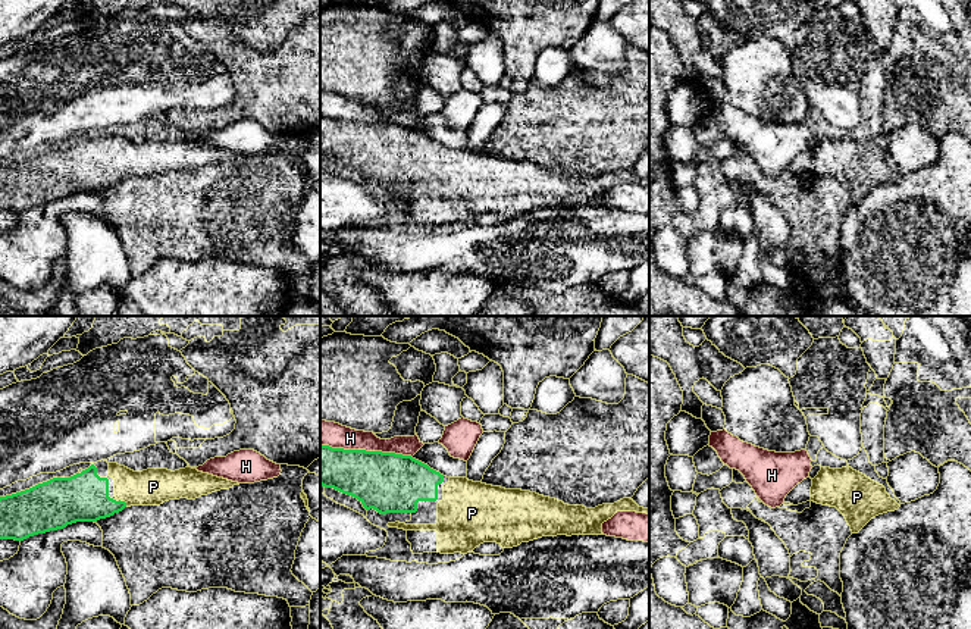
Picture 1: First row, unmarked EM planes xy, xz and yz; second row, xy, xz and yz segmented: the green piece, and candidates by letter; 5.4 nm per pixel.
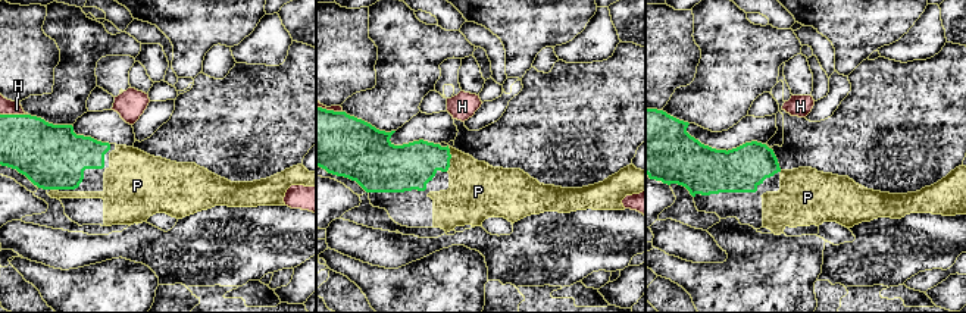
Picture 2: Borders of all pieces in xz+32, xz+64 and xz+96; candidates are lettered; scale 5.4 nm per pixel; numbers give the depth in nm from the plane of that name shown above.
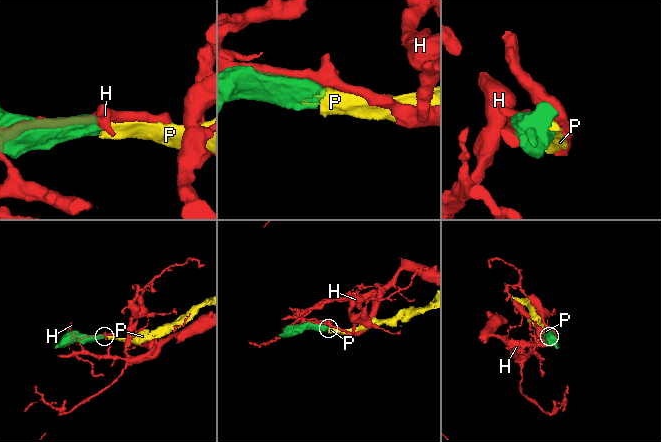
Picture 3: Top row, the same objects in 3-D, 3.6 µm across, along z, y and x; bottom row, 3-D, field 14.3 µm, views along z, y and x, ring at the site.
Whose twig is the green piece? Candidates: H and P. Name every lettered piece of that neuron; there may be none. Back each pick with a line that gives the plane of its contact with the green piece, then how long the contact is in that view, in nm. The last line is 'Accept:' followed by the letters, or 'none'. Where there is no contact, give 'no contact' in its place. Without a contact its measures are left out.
P: xy | 60 nm
Accept: P

